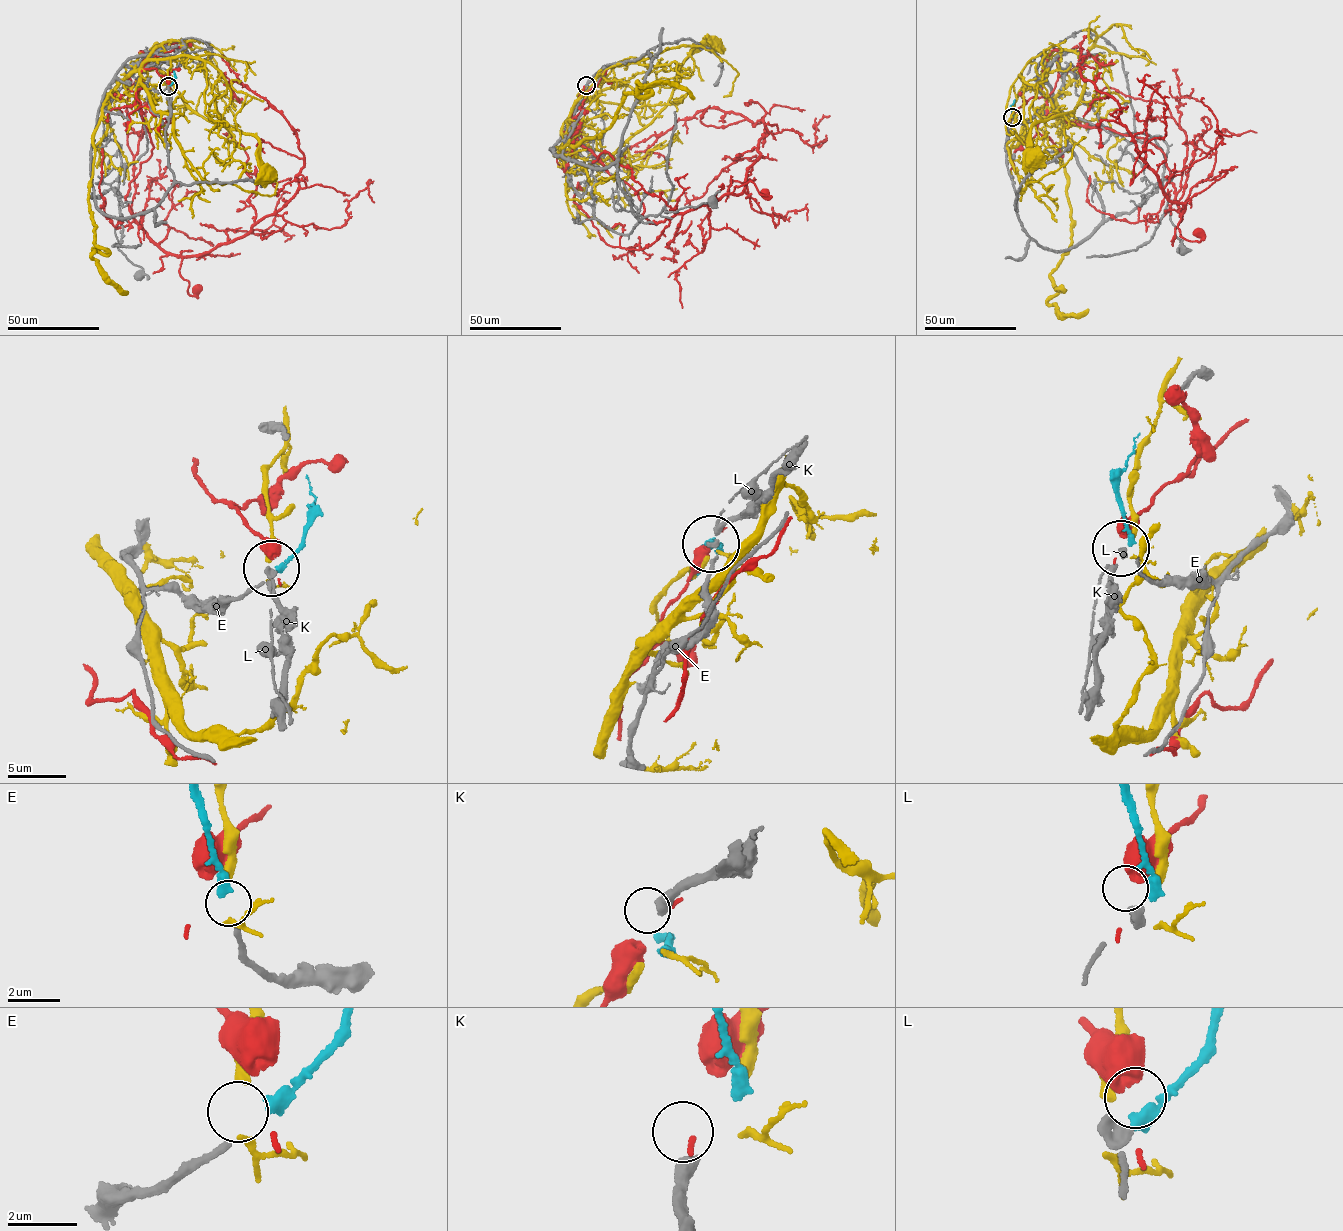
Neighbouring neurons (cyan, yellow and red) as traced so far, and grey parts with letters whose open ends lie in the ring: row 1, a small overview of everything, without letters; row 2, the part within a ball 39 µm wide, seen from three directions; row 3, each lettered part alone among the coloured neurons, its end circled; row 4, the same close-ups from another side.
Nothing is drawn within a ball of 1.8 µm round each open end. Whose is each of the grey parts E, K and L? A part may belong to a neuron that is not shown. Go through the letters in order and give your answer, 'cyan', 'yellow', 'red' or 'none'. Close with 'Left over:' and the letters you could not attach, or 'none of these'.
E: cyan
K: none
L: none
Left over: K, L

